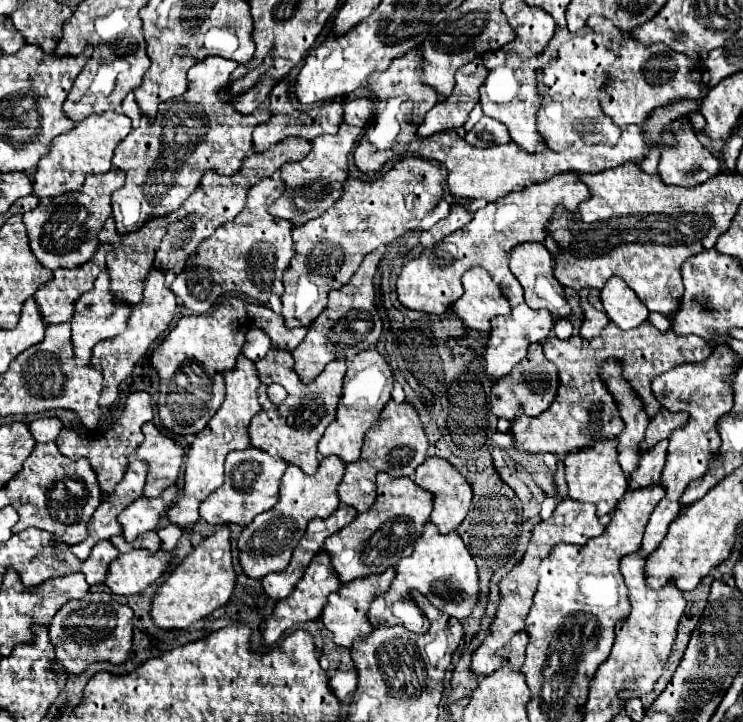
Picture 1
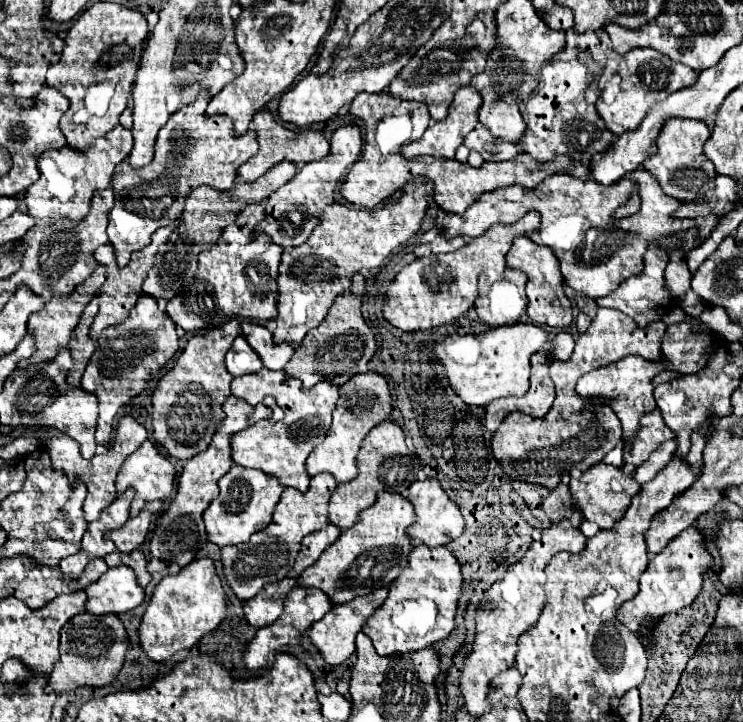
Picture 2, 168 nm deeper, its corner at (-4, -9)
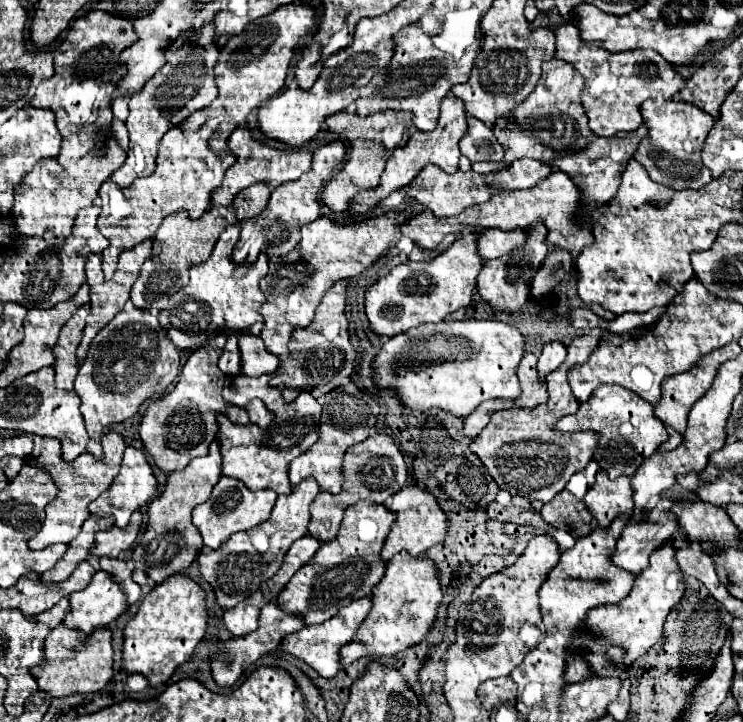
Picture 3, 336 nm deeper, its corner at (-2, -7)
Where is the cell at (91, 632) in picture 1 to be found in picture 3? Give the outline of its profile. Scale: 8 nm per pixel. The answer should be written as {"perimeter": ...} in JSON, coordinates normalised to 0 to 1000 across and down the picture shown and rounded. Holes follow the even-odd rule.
{"perimeter":[[[79,864],[63,881],[61,903],[61,928],[44,928],[44,936],[50,939],[52,956],[74,967],[104,958],[131,958],[152,939],[152,875],[144,867],[131,870],[125,881],[114,881],[114,875],[98,875],[98,870]]]}

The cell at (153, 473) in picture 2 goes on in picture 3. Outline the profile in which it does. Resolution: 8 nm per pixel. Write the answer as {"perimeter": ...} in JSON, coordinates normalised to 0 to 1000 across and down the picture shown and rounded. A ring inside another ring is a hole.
{"perimeter":[[[174,618],[166,629],[166,640],[163,640],[163,654],[157,657],[155,668],[149,670],[147,681],[139,681],[131,693],[125,693],[125,698],[120,698],[120,706],[122,712],[131,712],[131,715],[155,715],[155,726],[160,731],[171,729],[174,726],[174,717],[176,717],[176,709],[182,709],[184,704],[190,704],[192,698],[203,695],[214,681],[214,670],[206,659],[206,648],[203,643],[198,640],[198,632],[190,620],[182,620],[182,618]]]}

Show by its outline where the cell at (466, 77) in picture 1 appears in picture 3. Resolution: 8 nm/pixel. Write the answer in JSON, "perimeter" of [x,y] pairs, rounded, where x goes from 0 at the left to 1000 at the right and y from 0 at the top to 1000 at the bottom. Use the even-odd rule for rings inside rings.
{"perimeter":[[[602,130],[596,136],[596,141],[594,141],[594,163],[591,163],[588,177],[583,183],[561,183],[561,180],[556,180],[553,188],[550,188],[550,197],[545,202],[529,208],[529,213],[526,213],[526,219],[521,224],[521,233],[518,233],[518,238],[513,244],[510,260],[497,263],[497,266],[486,266],[486,271],[480,271],[472,280],[472,288],[470,288],[472,296],[491,296],[491,294],[502,291],[529,263],[537,263],[540,258],[548,258],[556,249],[556,244],[561,244],[561,238],[567,235],[567,230],[572,230],[577,224],[588,227],[594,235],[599,235],[604,241],[615,235],[615,224],[618,224],[618,216],[620,216],[615,199],[618,199],[620,188],[629,180],[629,155],[626,155],[626,147],[620,141],[615,141],[615,139],[620,139],[620,136],[615,136],[610,130],[607,133]]]}

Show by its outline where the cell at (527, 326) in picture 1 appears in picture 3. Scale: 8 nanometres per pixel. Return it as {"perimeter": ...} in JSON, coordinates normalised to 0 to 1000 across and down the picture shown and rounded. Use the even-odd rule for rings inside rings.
{"perimeter":[[[623,443],[623,446],[591,446],[569,449],[559,457],[548,457],[537,465],[521,468],[513,479],[505,501],[502,521],[507,535],[526,535],[534,540],[540,557],[556,568],[572,571],[580,562],[588,562],[612,576],[631,576],[647,557],[661,551],[696,551],[699,524],[696,504],[707,490],[707,465],[688,449],[669,443]]]}

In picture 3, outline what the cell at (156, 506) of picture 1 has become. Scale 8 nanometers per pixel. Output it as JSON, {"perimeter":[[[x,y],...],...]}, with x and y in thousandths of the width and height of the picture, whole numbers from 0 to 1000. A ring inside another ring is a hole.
{"perimeter":[[[190,706],[179,709],[174,726],[168,731],[147,731],[141,737],[131,737],[128,740],[128,756],[125,756],[125,767],[136,770],[147,770],[147,773],[157,773],[160,765],[174,762],[184,742],[190,737]]]}

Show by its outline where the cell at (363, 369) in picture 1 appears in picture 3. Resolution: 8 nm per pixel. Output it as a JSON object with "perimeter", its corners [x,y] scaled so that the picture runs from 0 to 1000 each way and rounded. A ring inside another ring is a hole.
{"perimeter":[[[472,529],[472,532],[451,537],[443,546],[429,551],[429,557],[435,562],[429,609],[413,626],[400,632],[389,643],[389,665],[392,665],[392,670],[402,670],[405,665],[421,659],[429,668],[432,679],[440,679],[440,681],[448,681],[448,684],[459,681],[459,676],[462,676],[462,654],[459,654],[459,648],[462,648],[464,623],[470,618],[480,615],[480,612],[489,612],[502,598],[507,598],[507,584],[510,584],[510,576],[513,576],[513,562],[510,562],[510,554],[505,548],[499,548],[497,543],[475,546],[475,540],[483,540],[483,537]]]}

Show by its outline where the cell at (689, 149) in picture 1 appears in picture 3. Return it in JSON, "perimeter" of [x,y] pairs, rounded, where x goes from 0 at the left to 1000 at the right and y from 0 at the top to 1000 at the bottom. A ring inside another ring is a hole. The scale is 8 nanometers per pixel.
{"perimeter":[[[879,139],[863,147],[863,158],[873,177],[873,188],[860,199],[852,219],[871,235],[879,252],[895,255],[906,263],[941,263],[960,249],[957,238],[943,224],[946,197],[962,169],[949,152],[919,139]]]}

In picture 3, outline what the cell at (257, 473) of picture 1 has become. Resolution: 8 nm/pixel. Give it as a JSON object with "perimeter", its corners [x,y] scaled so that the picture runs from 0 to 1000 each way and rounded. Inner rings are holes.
{"perimeter":[[[300,657],[295,662],[295,668],[289,670],[287,681],[284,681],[284,690],[279,695],[268,698],[260,706],[260,726],[271,737],[276,756],[295,759],[316,737],[338,734],[338,731],[354,726],[365,715],[365,706],[370,701],[370,693],[373,693],[373,684],[370,681],[365,681],[365,679],[346,679],[346,681],[341,681],[341,679],[330,676],[330,670],[324,670],[324,665]]]}

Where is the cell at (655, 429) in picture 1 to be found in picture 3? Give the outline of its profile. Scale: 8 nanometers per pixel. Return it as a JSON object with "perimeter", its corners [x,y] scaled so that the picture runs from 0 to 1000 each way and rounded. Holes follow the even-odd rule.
{"perimeter":[[[809,532],[787,560],[779,562],[777,573],[758,576],[750,587],[747,596],[758,598],[777,598],[777,596],[801,596],[809,601],[806,620],[801,626],[801,637],[809,643],[809,648],[817,654],[820,662],[833,662],[833,659],[852,659],[857,648],[871,637],[887,615],[892,615],[900,601],[895,596],[895,587],[882,576],[879,562],[860,551],[855,543],[833,535],[833,532]]]}

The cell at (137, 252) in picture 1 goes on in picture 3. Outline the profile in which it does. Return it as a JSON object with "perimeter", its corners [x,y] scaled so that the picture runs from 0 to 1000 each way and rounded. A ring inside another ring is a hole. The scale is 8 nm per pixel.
{"perimeter":[[[122,352],[117,357],[114,377],[117,377],[117,393],[122,396],[122,435],[117,438],[114,463],[112,463],[112,471],[109,471],[102,485],[106,501],[112,501],[112,496],[114,496],[114,490],[117,490],[120,483],[120,476],[128,468],[128,463],[147,443],[152,443],[152,438],[160,435],[166,429],[168,418],[174,416],[174,402],[168,402],[168,396],[147,393],[147,388],[139,385],[136,357],[131,352]],[[125,402],[131,404],[133,413],[125,413]]]}

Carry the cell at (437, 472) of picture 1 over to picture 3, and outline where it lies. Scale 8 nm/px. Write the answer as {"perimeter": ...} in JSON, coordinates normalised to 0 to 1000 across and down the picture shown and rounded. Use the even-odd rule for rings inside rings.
{"perimeter":[[[548,670],[545,676],[540,676],[526,690],[526,698],[521,695],[521,704],[526,704],[529,709],[534,709],[534,720],[526,729],[526,737],[524,737],[524,742],[518,748],[518,756],[515,756],[515,765],[513,765],[513,770],[518,776],[529,773],[540,762],[548,762],[553,770],[567,770],[580,756],[585,756],[585,753],[591,753],[591,751],[599,748],[602,731],[604,731],[604,717],[594,706],[588,690],[577,679],[569,679],[569,676],[559,673],[559,670]]]}

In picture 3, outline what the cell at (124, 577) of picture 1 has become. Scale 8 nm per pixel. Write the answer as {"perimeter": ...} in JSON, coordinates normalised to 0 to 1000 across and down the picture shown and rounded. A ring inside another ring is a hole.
{"perimeter":[[[139,789],[125,798],[114,817],[93,823],[93,834],[96,848],[87,853],[85,864],[93,870],[114,873],[117,878],[125,870],[144,867],[174,839],[168,817],[152,803],[152,795]]]}

